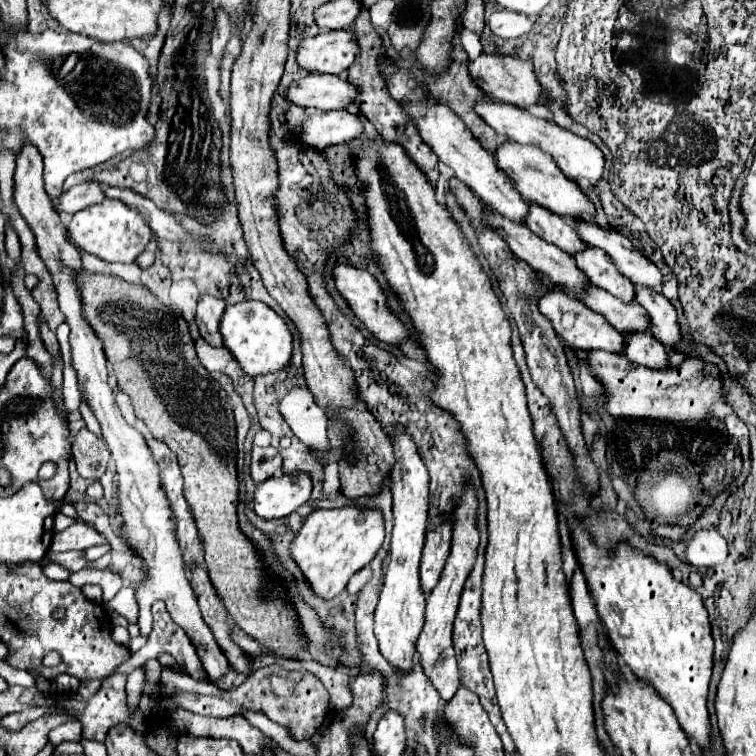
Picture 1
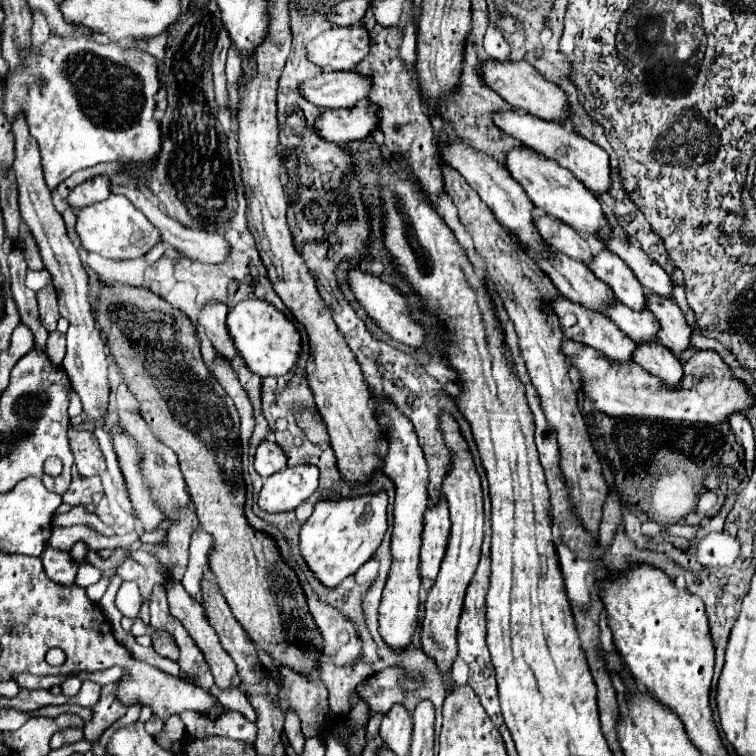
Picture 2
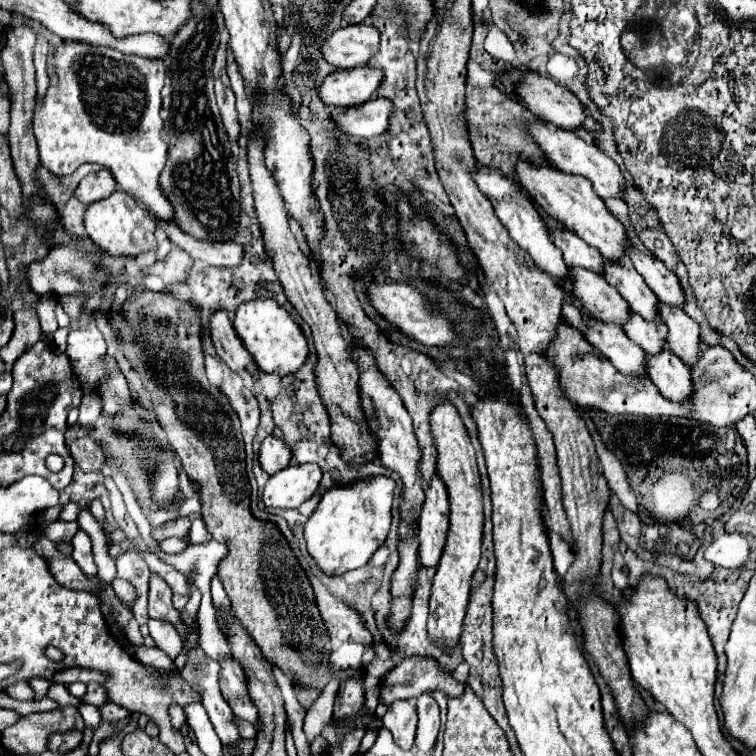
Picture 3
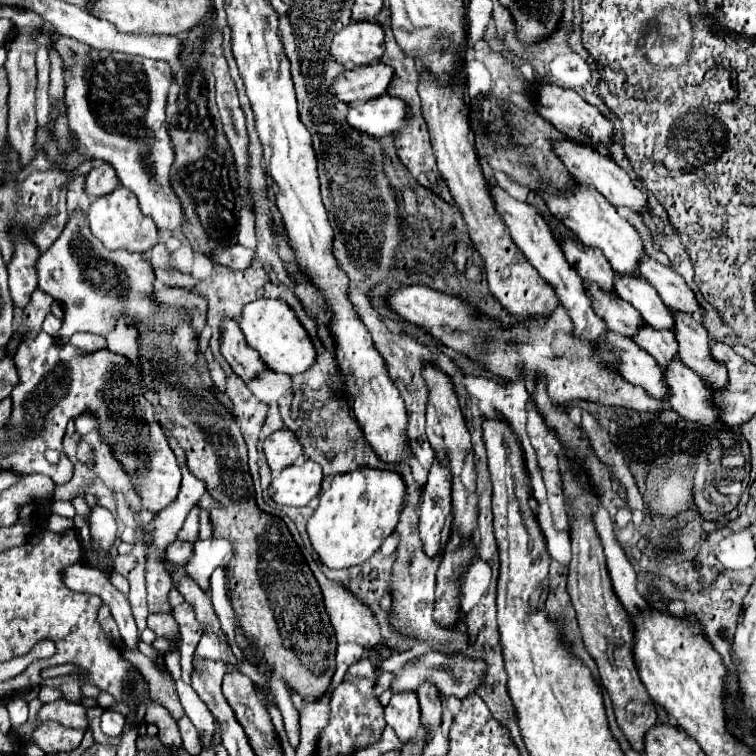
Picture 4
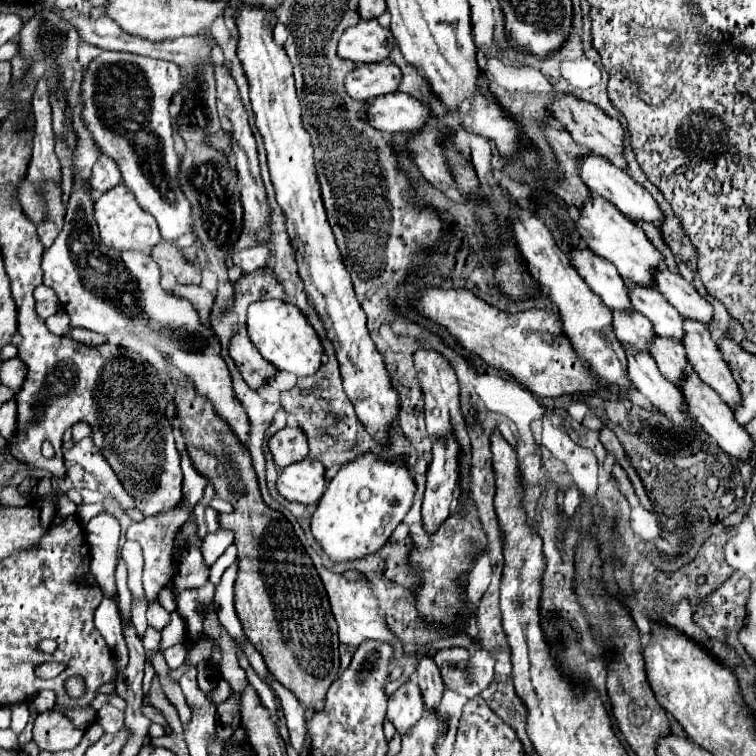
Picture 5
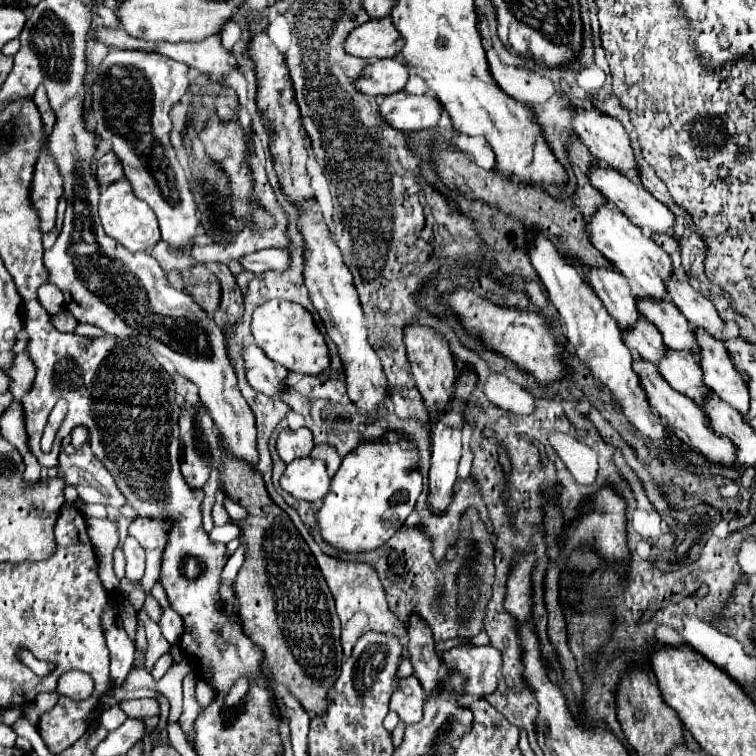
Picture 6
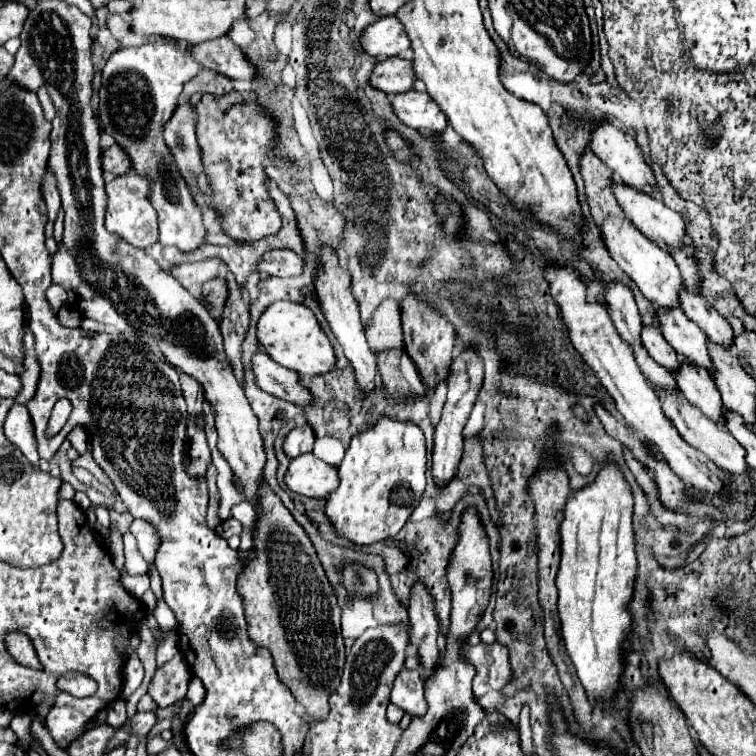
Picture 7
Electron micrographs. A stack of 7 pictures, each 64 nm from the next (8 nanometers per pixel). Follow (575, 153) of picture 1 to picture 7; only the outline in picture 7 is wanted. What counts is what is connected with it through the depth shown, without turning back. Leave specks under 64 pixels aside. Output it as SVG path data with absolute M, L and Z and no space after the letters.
M614 184L616 198L624 208L630 222L652 242L670 248L684 248L688 240L686 222L674 210L670 210L664 202L654 200L648 194L636 192L626 184Z

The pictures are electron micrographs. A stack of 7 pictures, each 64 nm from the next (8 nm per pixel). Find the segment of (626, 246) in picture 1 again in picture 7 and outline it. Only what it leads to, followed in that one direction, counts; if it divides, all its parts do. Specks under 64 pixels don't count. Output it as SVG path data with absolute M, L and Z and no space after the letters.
M684 290L682 310L692 322L696 322L706 332L706 336L714 344L724 346L728 350L734 348L734 330L732 330L732 326L728 324L728 320L724 316L720 316L710 306L708 300L704 300L704 296L698 296L698 294L692 294L692 292Z

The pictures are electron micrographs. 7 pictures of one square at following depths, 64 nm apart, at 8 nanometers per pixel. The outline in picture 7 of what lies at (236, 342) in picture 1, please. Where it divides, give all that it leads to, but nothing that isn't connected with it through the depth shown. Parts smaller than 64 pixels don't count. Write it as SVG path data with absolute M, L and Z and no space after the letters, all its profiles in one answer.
M276 302L272 304L258 322L258 340L270 358L290 370L296 370L302 376L320 376L336 368L336 354L322 332L314 312L304 304Z

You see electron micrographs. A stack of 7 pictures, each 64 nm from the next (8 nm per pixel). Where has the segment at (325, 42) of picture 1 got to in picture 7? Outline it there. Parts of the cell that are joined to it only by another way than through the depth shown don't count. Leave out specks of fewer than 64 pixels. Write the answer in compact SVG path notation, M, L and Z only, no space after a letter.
M396 16L380 18L362 32L362 50L370 56L398 56L410 50L410 38Z

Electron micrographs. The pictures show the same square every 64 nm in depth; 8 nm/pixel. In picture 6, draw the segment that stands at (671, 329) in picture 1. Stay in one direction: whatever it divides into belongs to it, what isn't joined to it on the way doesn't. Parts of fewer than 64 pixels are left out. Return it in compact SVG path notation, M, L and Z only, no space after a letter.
M698 328L696 334L700 336L700 366L704 368L704 380L708 388L712 388L712 392L716 392L722 402L730 404L742 416L746 416L750 410L748 382L734 368L734 362L730 360L724 342L708 336L708 332Z

